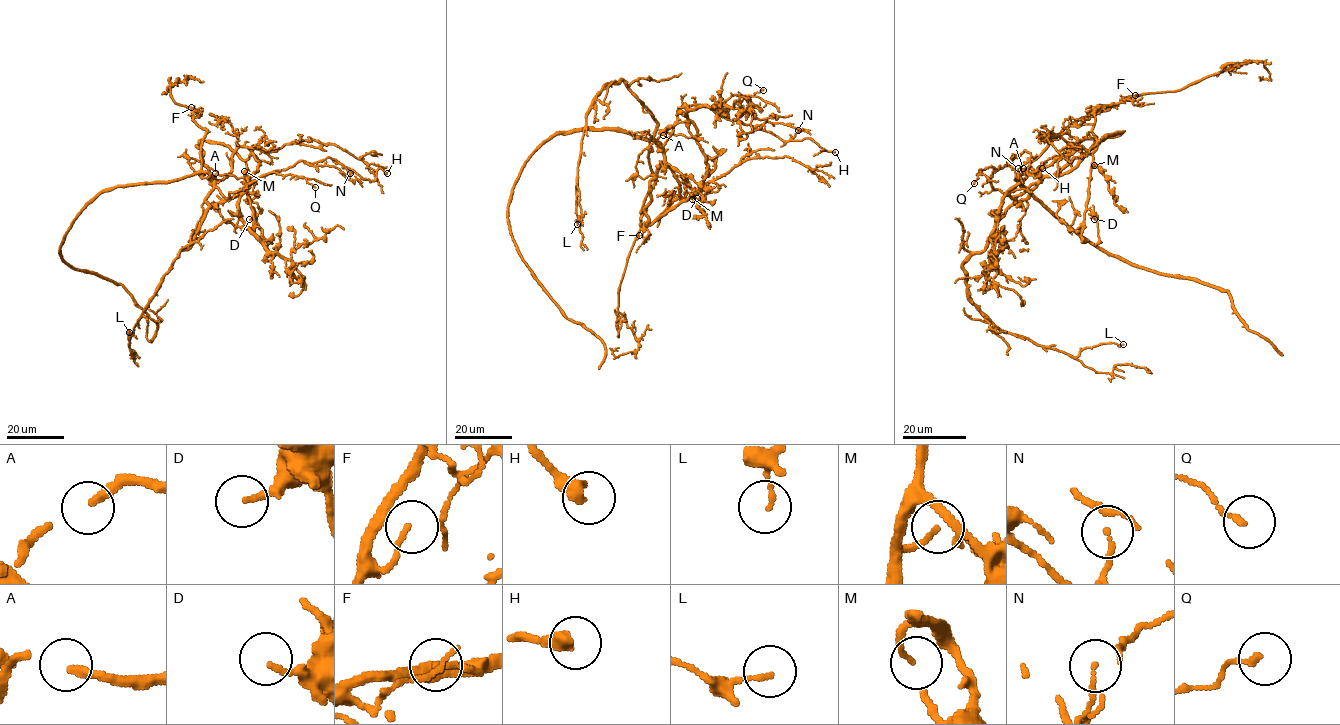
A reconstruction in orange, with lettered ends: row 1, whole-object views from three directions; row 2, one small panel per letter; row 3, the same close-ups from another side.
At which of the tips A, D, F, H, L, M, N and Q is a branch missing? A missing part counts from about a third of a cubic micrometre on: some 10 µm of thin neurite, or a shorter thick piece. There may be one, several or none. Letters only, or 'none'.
none

